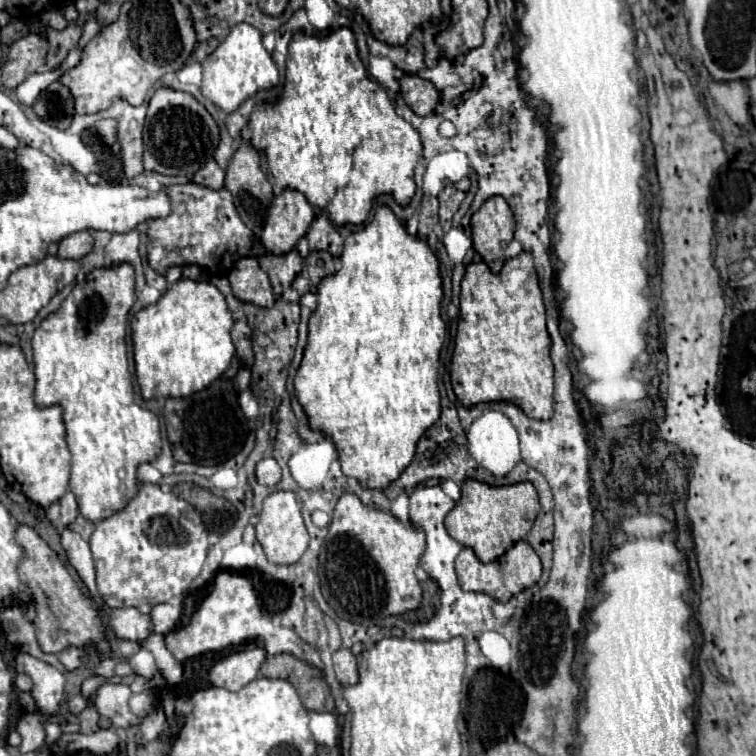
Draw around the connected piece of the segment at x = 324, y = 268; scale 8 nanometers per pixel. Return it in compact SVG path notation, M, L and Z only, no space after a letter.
M315 250L303 260L303 270L297 274L293 286L299 290L299 294L305 294L309 290L315 290L317 284L335 272L333 256L325 250Z

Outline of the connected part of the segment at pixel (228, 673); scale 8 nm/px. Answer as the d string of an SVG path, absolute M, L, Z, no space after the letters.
M253 648L245 652L233 652L219 660L209 670L209 680L213 686L227 690L241 690L247 682L253 682L259 676L259 668L265 662L265 650Z

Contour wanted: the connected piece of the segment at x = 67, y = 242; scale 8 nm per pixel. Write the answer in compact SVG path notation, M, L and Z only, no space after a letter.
M81 230L81 232L75 232L75 234L69 234L67 238L63 238L59 242L59 252L57 256L59 258L83 258L87 252L91 252L93 248L93 238L87 230Z

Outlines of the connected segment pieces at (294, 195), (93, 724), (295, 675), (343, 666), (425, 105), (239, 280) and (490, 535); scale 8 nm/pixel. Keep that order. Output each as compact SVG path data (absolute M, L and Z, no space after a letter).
M241 140L239 148L229 160L227 172L225 172L225 188L231 190L235 206L243 222L257 234L265 246L265 250L273 254L285 254L295 248L297 240L305 236L307 228L311 226L315 212L309 200L291 188L285 188L281 194L275 194L265 172L261 170L261 154L251 146L249 140Z
M87 706L79 716L79 732L81 734L91 734L91 732L97 732L97 720L99 720L99 714L93 706Z
M279 654L279 656L269 658L263 664L261 676L289 680L295 686L295 690L301 696L307 710L315 710L315 712L333 712L335 710L333 696L325 682L323 672L319 668L311 666L309 662L295 658L293 654Z
M347 648L337 650L333 654L333 668L335 668L337 682L341 686L353 686L355 682L359 682L357 662L355 662L355 656L351 654L351 650L347 650Z
M415 74L403 76L399 82L401 82L403 100L417 116L427 116L427 114L435 112L435 108L439 104L439 92L431 82L423 80Z
M239 258L229 272L229 282L233 294L241 302L251 302L257 306L271 308L275 304L275 294L271 290L271 282L267 274L261 270L257 258Z
M465 480L461 486L461 500L457 506L447 514L445 526L447 532L461 542L475 550L481 562L493 562L505 550L509 550L517 540L523 540L539 512L539 498L535 486L531 482L519 482L511 486L489 486L479 480Z

